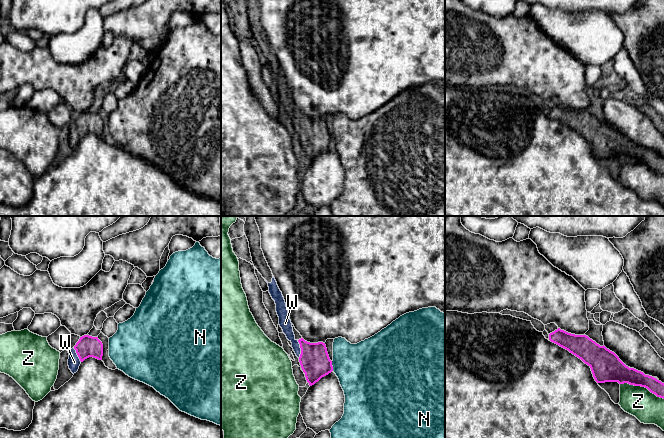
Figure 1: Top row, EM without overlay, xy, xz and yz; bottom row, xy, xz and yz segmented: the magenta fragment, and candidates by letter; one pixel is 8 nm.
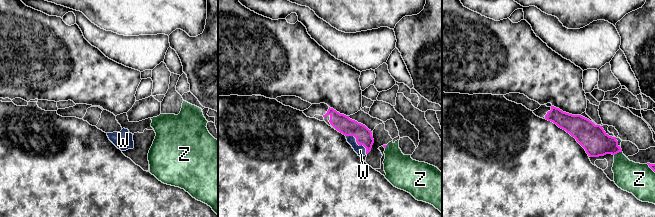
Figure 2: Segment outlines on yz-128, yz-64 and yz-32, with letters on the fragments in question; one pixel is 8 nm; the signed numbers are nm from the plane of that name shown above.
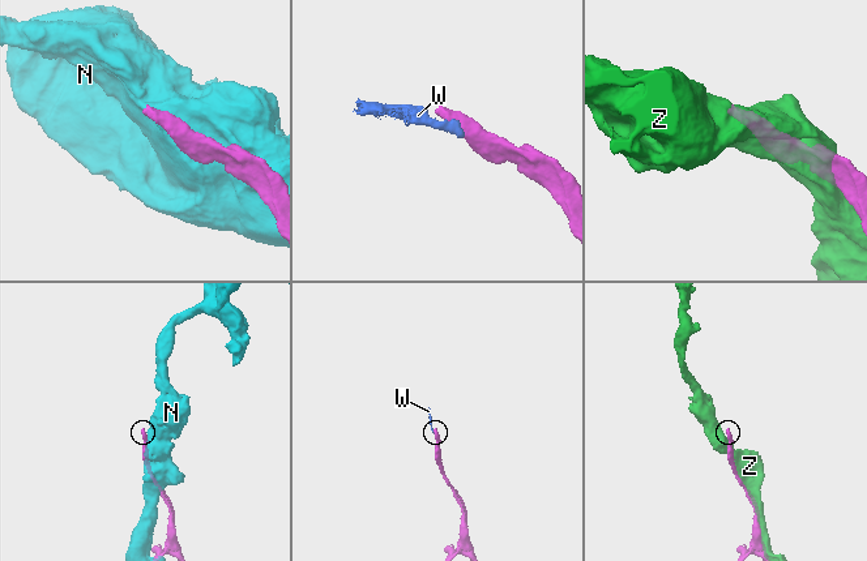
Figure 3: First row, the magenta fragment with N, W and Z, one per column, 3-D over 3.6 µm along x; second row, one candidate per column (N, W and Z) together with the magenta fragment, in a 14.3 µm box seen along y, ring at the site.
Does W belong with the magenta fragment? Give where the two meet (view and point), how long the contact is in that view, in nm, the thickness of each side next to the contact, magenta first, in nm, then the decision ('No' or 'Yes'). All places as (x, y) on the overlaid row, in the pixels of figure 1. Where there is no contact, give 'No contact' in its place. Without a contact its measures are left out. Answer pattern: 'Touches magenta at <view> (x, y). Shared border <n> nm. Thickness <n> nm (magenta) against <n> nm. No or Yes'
Touches magenta at xz (301, 349). Shared border 140 nm. Thickness 240 nm (magenta) against 100 nm. Yes

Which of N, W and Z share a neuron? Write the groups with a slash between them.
N / W / Z

